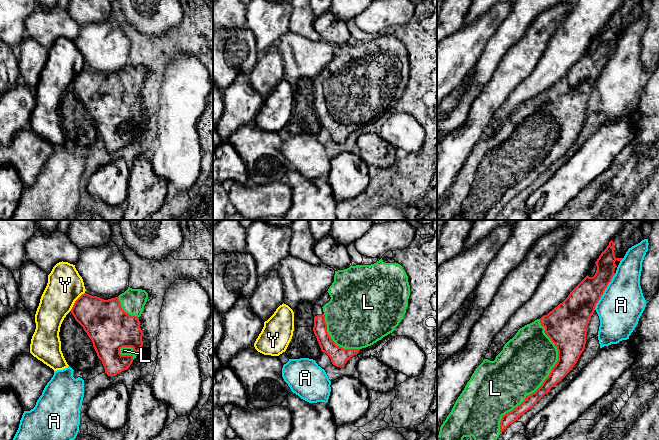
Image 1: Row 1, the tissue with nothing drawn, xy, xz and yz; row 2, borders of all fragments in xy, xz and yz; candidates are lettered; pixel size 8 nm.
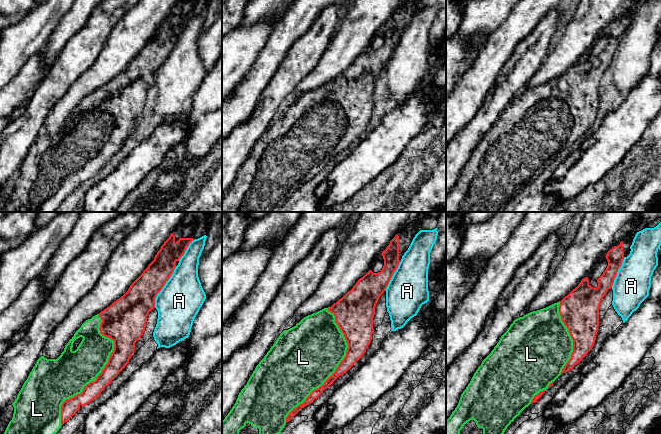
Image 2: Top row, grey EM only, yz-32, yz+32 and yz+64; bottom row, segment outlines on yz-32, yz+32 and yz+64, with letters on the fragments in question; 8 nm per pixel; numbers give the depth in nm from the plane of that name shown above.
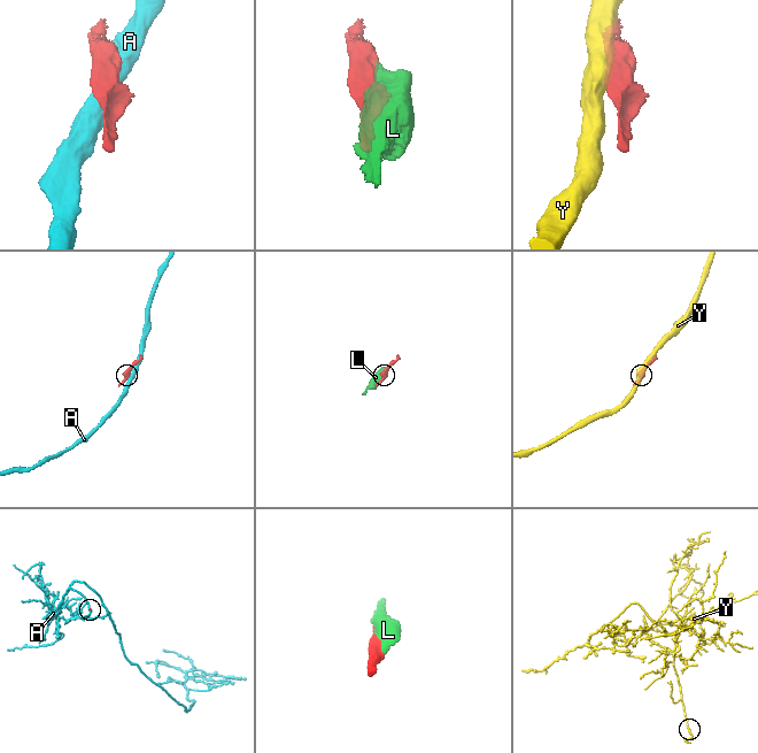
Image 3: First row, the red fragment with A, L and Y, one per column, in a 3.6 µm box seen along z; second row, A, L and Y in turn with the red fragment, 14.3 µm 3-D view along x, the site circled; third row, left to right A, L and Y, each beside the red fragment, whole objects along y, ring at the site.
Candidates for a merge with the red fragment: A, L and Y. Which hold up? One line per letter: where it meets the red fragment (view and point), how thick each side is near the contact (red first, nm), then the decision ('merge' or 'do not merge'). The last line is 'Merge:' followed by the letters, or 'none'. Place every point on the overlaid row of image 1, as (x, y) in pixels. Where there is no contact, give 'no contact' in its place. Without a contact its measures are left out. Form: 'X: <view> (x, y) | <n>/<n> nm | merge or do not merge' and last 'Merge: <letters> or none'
A: yz (604, 290) | 240/360 nm | do not merge
L: yz (544, 380) | 150/420 nm | merge
Y: xy (75, 301) | 320/280 nm | do not merge
Merge: L

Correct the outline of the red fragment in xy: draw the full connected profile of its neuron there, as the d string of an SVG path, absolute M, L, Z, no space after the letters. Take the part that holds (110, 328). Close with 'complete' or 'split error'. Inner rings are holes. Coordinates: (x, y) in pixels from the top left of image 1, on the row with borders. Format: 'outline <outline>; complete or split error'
outline M128 287L118 297L108 300L84 293L75 301L71 313L91 339L108 376L116 376L127 370L143 346L144 333L140 328L139 317L147 299L145 290Z; split error

